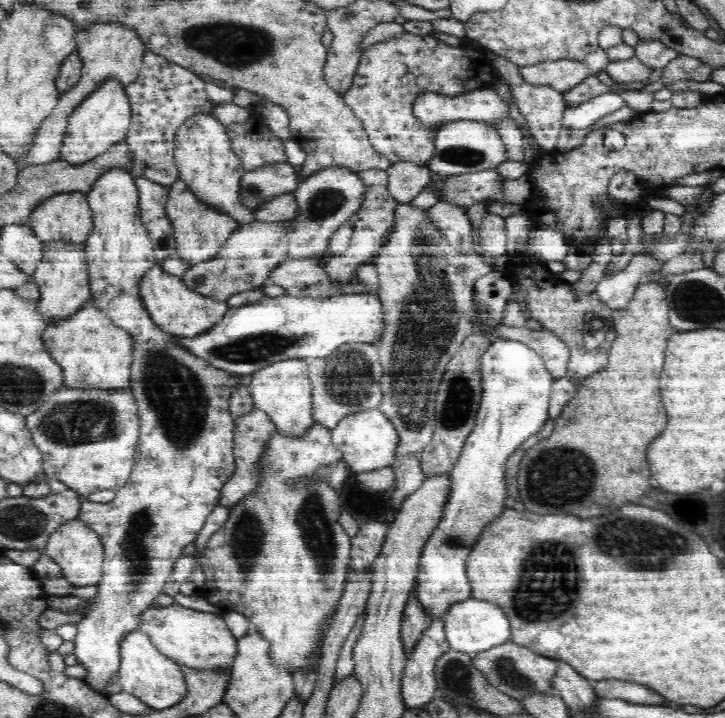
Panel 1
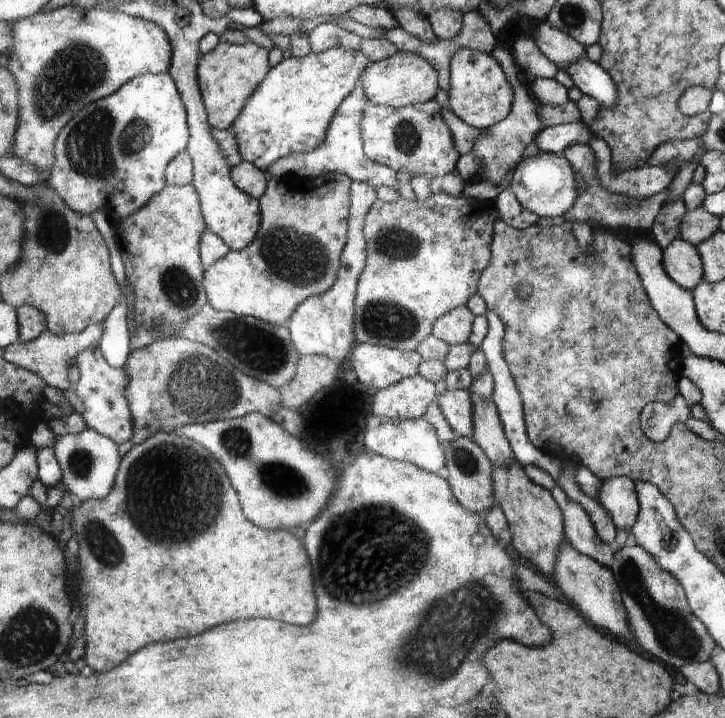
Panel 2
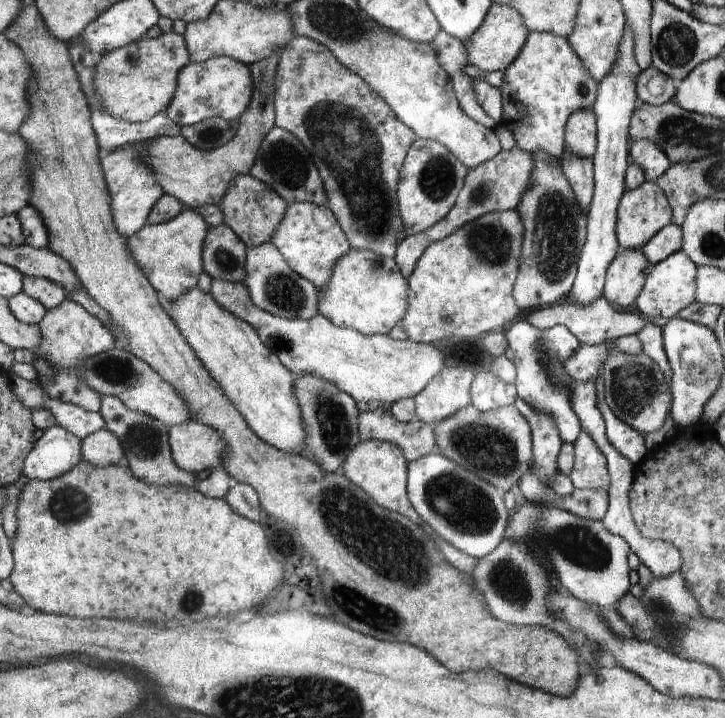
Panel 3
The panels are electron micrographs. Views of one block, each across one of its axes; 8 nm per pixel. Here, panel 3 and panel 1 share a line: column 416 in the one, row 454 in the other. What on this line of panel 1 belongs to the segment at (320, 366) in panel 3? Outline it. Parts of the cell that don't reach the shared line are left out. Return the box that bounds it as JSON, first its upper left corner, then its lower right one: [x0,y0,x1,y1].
[331,408,400,473]

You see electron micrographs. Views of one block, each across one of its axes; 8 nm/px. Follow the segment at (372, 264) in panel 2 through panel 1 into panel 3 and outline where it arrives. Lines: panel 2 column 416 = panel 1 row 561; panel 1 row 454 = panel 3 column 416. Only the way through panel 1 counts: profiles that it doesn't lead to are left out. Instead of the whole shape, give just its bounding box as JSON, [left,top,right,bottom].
[400,209,525,343]

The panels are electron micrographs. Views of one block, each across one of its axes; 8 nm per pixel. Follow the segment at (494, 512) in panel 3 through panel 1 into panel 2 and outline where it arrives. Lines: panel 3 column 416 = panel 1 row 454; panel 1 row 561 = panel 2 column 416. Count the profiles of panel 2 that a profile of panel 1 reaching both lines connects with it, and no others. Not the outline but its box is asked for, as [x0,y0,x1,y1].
[365,415,446,475]

